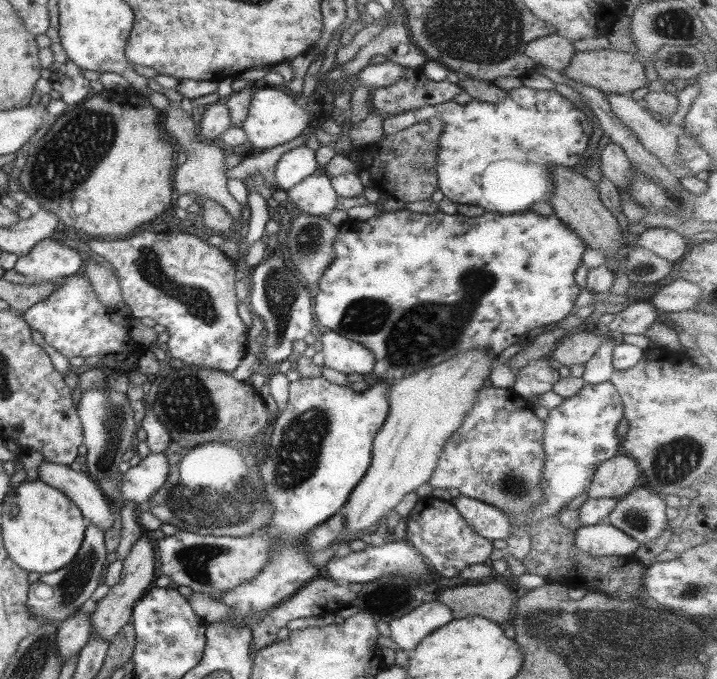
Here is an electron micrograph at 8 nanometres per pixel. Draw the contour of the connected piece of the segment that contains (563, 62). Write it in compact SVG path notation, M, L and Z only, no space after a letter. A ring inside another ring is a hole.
M546 35L530 41L525 53L537 65L561 71L568 66L576 54L573 41L560 35Z

